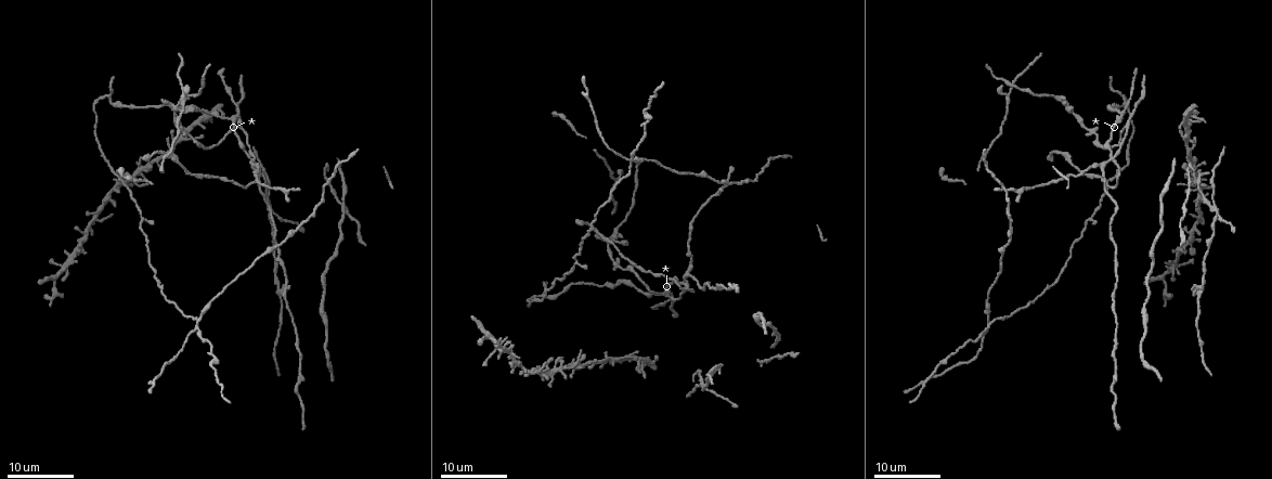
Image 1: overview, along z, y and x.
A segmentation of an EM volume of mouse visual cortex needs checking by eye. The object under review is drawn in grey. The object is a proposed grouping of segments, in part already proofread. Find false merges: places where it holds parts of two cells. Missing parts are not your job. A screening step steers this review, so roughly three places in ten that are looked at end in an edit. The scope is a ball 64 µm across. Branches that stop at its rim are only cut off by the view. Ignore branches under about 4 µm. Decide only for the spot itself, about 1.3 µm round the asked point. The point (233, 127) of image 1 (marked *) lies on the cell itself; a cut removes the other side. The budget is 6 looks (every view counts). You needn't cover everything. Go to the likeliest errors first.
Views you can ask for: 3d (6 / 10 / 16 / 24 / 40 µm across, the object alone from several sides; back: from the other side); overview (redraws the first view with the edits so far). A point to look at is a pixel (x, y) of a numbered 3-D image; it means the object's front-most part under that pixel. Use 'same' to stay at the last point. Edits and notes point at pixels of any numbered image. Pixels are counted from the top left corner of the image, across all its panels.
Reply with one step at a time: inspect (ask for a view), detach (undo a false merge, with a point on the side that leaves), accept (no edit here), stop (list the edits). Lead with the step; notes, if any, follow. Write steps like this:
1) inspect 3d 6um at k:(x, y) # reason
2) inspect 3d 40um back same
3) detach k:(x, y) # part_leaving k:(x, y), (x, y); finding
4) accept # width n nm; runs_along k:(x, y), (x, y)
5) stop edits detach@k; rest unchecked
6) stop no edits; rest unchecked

inspect 3d 16um at 1:(198, 326) # four or more arms meet

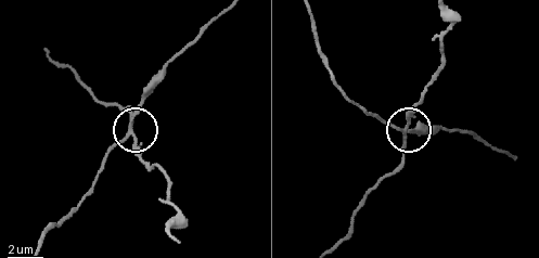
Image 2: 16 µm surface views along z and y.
inspect 3d 6um at 2:(404, 134)

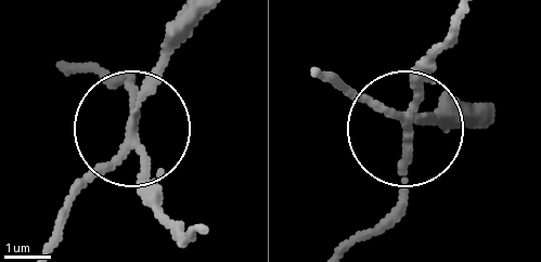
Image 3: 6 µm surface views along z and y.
detach 3:(160, 70) # arms 4; part_leaving 3:(134, 133), (138, 91), (174, 21); a second cell is stuck on

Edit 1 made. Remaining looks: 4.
inspect overview

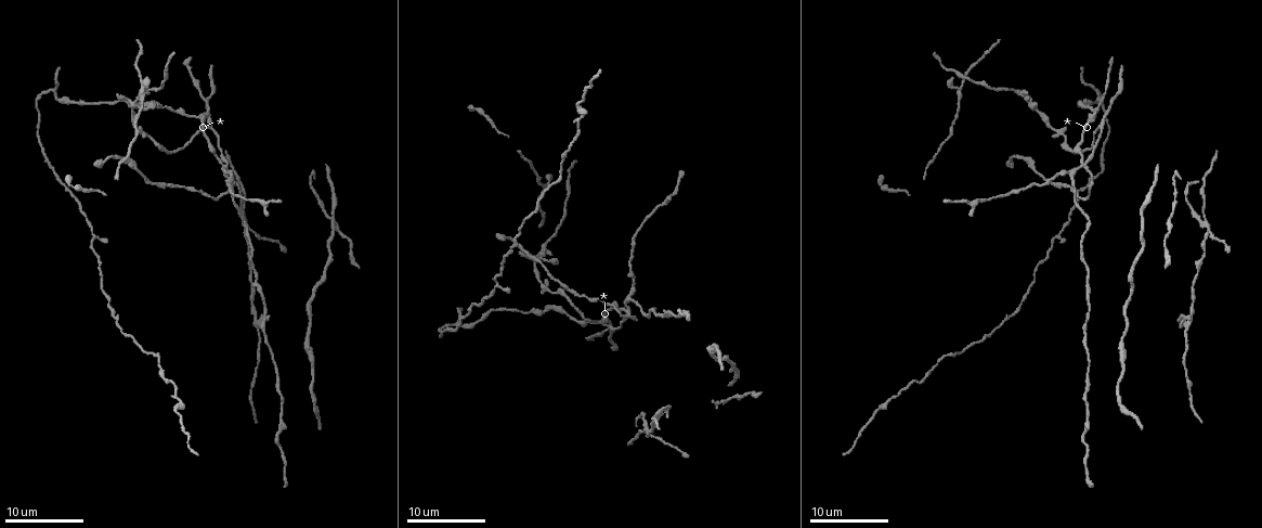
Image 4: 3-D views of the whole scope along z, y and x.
inspect 3d 6um at 4:(1200, 221) # two arms at a narrow angle

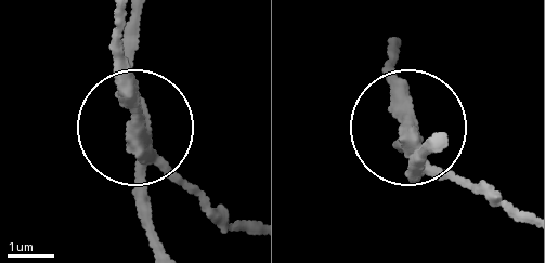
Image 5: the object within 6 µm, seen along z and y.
detach 5:(393, 116) # width 320 nm; part_leaving 5:(146, 139), (124, 15); two cells meet here

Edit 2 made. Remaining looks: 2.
inspect overview # redraw

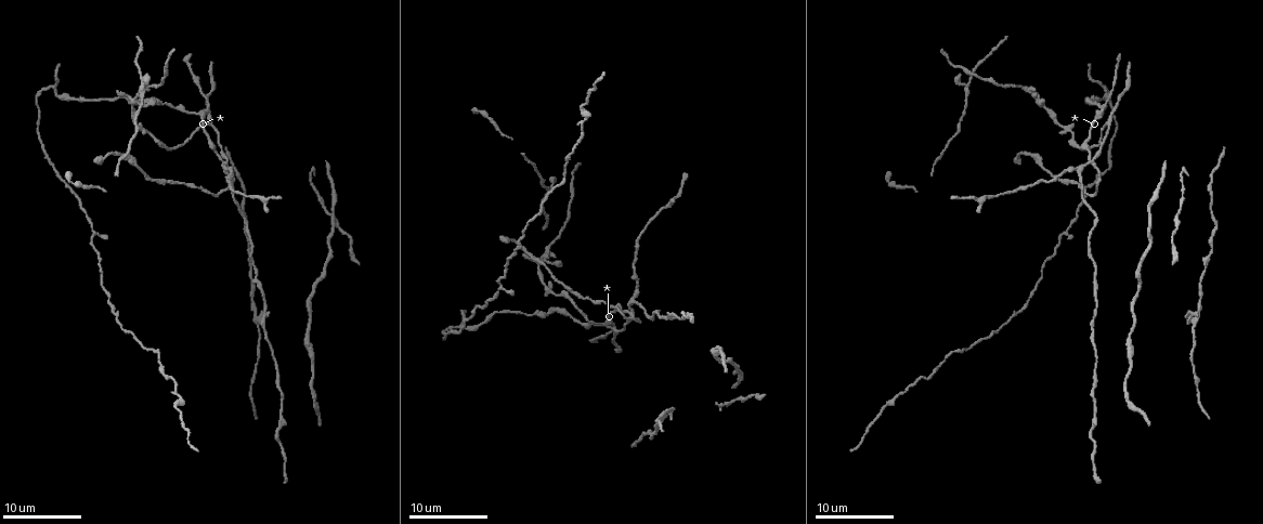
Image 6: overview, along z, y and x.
inspect 3d 6um at 6:(631, 311)

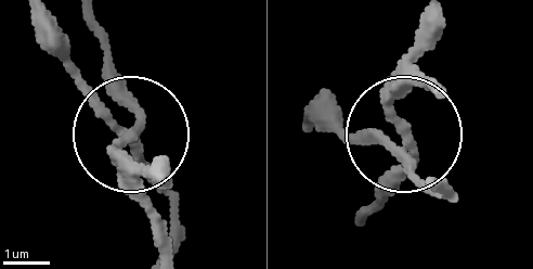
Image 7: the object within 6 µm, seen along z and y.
accept # side_arm 67 um; runs_along 7:(37, 21), (52, 55), (130, 129), (133, 102), (111, 60); all the same cell

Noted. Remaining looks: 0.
stop edits detach@3, detach@5; rest unchecked

